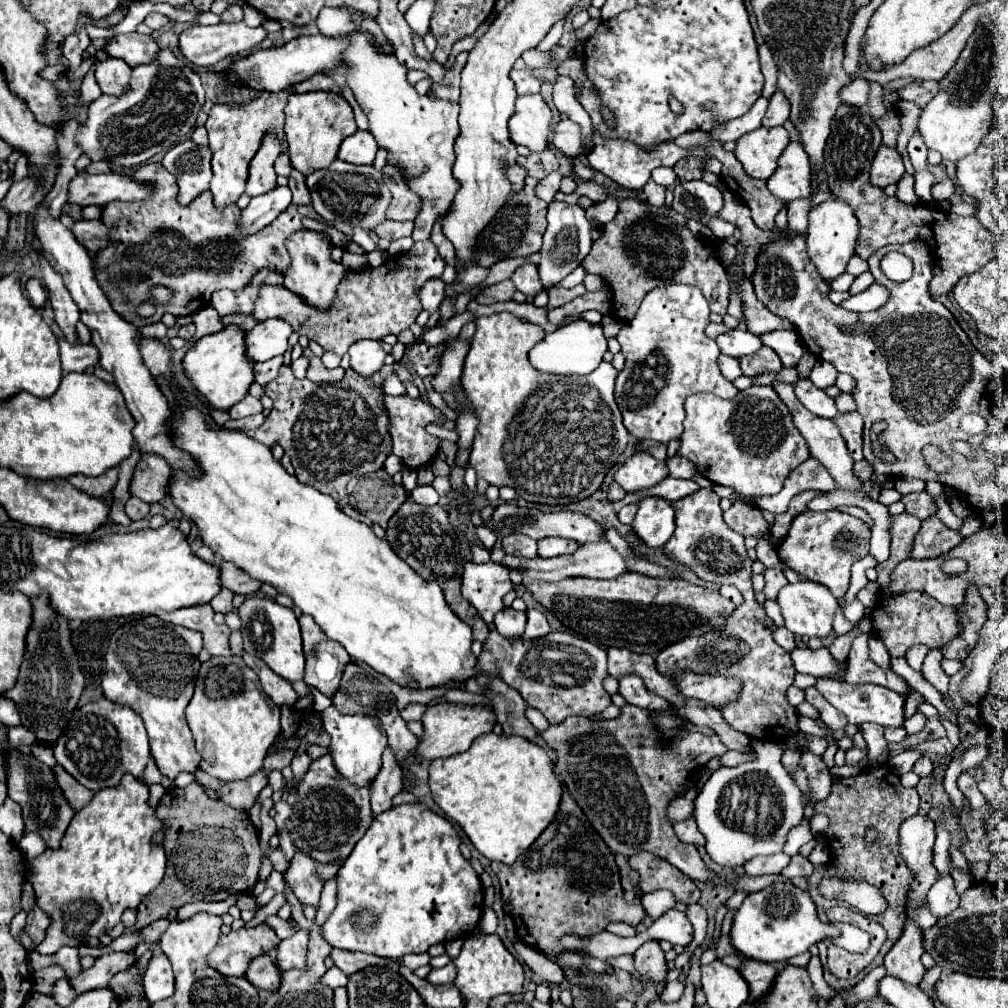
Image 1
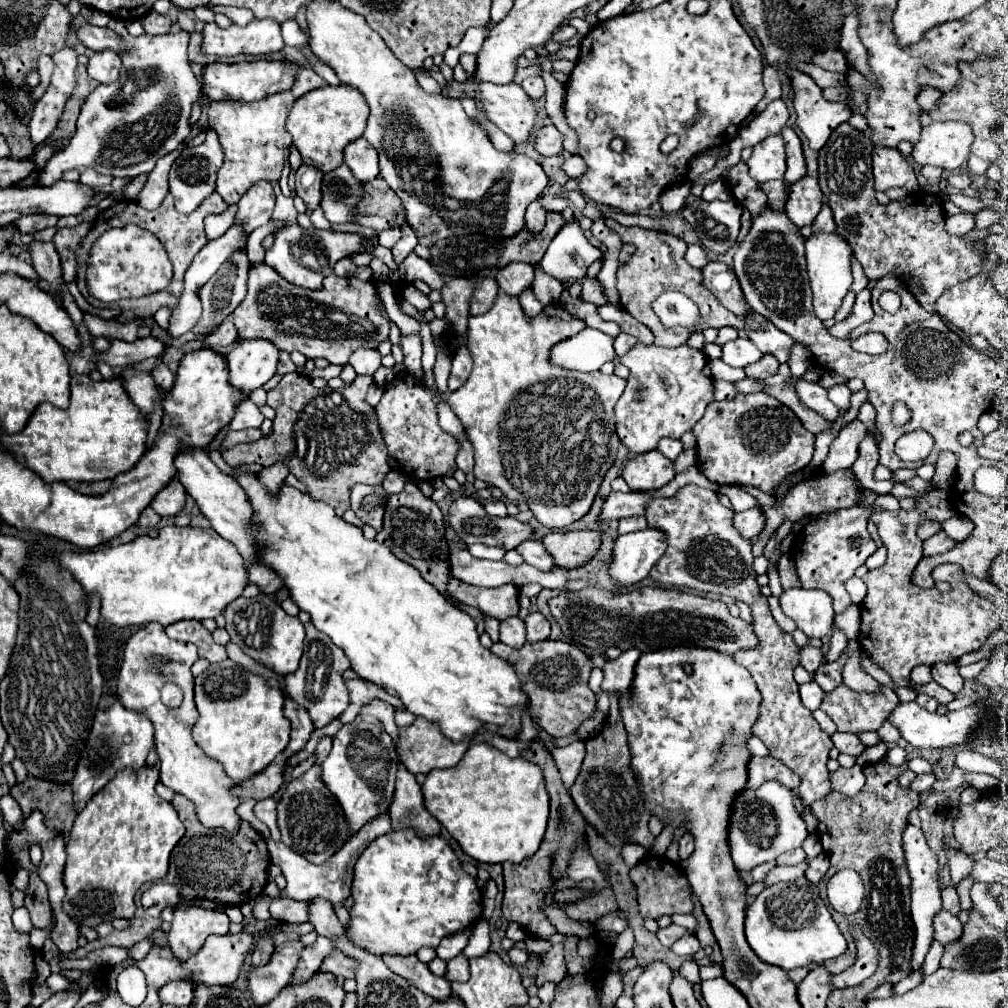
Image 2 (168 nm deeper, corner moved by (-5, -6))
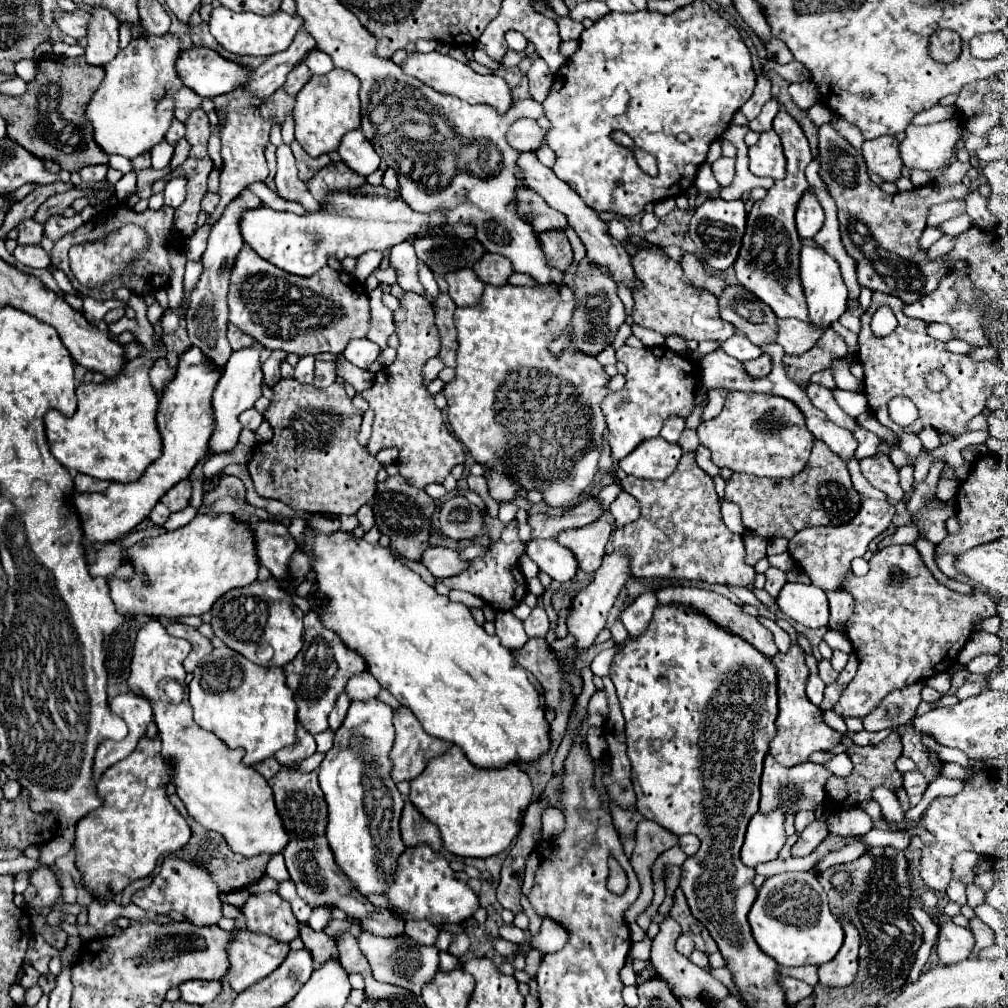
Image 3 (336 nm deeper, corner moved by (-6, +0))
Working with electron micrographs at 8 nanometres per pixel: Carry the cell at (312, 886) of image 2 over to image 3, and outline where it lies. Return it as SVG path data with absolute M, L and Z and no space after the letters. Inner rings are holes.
M363 932L359 936L359 946L371 964L375 980L401 986L417 996L421 994L423 984L429 982L433 978L435 970L439 968L439 950L435 946L423 946L405 934L383 938L383 936L375 936L371 932Z

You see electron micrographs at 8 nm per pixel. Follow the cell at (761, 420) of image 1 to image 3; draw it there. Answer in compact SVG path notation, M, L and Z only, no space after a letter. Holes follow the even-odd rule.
M729 392L721 414L703 422L697 428L697 434L701 444L705 444L711 450L713 462L719 468L727 466L733 472L745 472L767 478L791 478L799 474L807 466L807 458L811 454L811 446L815 440L805 426L803 412L791 400L785 400L781 396L757 394L757 392Z

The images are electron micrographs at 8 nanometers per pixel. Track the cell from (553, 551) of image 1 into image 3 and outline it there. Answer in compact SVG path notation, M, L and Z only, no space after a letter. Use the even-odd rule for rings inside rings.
M599 518L583 528L561 532L557 536L557 540L575 554L579 568L583 572L595 574L603 562L605 546L611 538L611 532L613 532L611 524L603 518Z

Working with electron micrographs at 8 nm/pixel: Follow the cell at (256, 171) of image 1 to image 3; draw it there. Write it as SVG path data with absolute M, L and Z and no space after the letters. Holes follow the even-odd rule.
M243 190L239 198L235 198L219 218L219 222L211 228L207 250L203 252L203 274L199 282L195 284L195 290L191 292L189 312L187 312L187 332L193 346L197 346L205 358L209 358L209 364L213 364L217 370L223 370L227 364L227 358L231 356L231 346L227 342L227 292L229 292L229 278L231 278L231 266L235 262L235 256L239 254L239 248L245 244L239 234L239 218L243 210L259 208L261 200L253 196L249 190Z

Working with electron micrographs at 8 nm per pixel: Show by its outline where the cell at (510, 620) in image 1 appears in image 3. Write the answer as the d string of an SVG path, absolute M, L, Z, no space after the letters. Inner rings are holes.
M497 612L495 626L497 626L497 636L501 638L501 644L509 650L519 650L529 640L523 630L523 622L517 620L511 612Z

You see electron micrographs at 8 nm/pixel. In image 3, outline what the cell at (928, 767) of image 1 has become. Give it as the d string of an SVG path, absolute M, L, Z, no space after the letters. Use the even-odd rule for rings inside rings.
M907 772L907 774L903 774L903 778L905 778L903 788L905 788L905 792L909 796L923 794L927 790L927 780L923 778L923 774L919 774L919 772Z

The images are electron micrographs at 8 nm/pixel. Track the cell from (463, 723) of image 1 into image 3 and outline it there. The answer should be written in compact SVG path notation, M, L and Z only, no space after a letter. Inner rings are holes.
M403 706L395 710L393 726L395 726L395 744L389 752L389 758L393 762L391 768L393 782L417 778L431 758L441 756L451 746L451 742L429 736L421 728L419 720L411 714L411 710Z

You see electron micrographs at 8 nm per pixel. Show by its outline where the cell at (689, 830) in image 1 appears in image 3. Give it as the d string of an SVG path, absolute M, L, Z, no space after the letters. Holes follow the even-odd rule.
M685 834L679 838L679 848L687 854L687 856L693 856L697 850L699 850L699 838L693 836L693 834Z

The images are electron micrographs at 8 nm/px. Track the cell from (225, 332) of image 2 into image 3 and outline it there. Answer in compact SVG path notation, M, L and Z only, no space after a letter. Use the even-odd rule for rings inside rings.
M229 324L229 332L227 332L227 338L231 342L231 348L233 350L241 350L241 348L247 348L247 346L255 346L255 340L247 334L243 334L239 328L235 328L233 324Z

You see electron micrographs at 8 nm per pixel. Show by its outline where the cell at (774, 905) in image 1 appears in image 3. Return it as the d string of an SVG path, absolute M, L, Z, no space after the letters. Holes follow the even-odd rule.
M785 872L765 880L749 912L749 924L759 948L781 966L821 966L843 944L843 928L831 914L827 894L813 872Z

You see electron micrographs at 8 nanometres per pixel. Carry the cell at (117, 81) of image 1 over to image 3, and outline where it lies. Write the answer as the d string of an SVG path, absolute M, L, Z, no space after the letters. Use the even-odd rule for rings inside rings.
M93 8L87 24L85 58L93 66L105 66L119 52L121 22L105 8Z

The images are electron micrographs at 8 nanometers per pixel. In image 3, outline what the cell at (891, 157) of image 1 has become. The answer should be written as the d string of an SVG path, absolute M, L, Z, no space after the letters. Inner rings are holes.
M879 136L863 142L863 158L867 168L887 182L895 182L901 176L903 162L899 158L899 142L895 136Z

